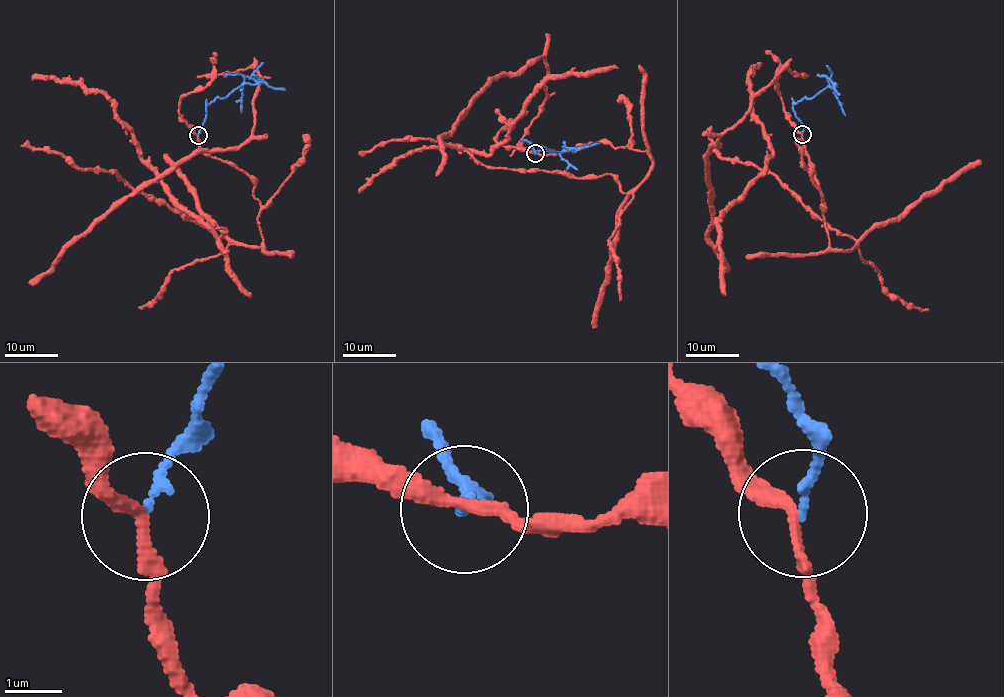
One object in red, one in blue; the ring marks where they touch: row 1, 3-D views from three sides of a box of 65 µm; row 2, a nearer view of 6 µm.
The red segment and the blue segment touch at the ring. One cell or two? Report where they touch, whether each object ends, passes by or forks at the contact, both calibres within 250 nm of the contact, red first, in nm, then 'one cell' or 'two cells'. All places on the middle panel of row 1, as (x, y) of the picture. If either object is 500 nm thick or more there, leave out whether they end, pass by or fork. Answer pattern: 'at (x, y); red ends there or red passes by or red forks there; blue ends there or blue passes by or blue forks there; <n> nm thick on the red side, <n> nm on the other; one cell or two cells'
at (535, 153); red passes by; blue ends there; 200 nm thick on the red side, 150 nm on the other; two cells

